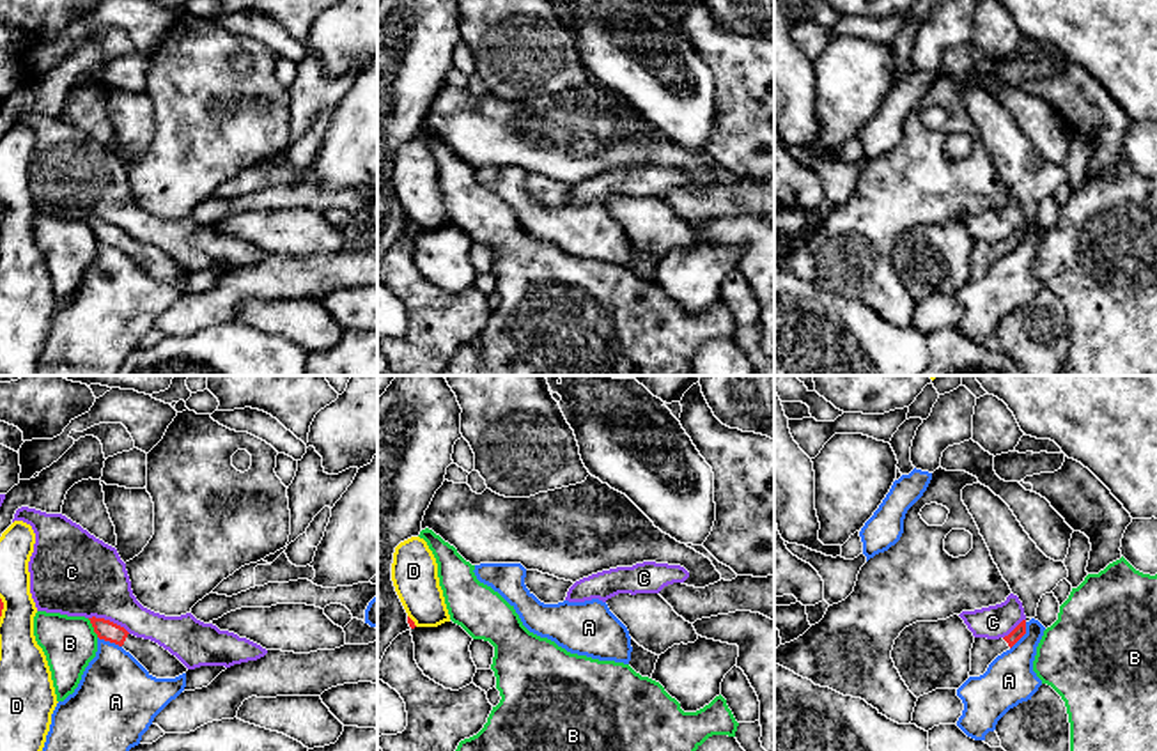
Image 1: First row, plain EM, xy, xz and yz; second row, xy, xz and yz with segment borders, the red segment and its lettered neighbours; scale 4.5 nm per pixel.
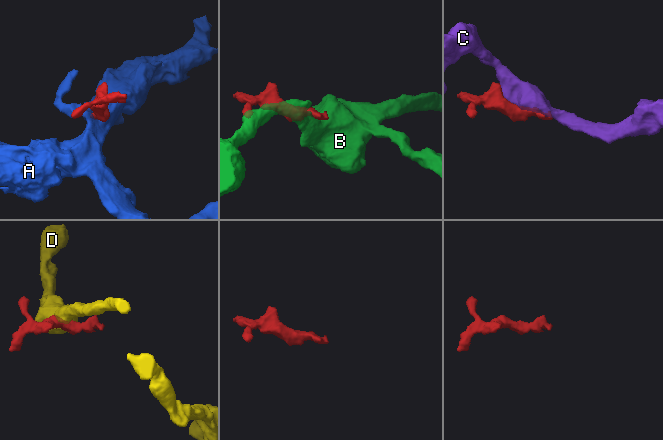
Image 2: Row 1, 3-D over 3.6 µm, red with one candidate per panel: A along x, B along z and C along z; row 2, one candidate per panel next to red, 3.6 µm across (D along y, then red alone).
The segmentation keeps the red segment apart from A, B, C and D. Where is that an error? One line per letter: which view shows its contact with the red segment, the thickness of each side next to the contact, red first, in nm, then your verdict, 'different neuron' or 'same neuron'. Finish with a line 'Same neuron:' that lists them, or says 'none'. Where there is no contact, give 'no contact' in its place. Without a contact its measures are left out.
A: contact in yz; calibres 60 and 220 nm; different neuron
B: contact in xy; calibres 90 and 240 nm; different neuron
C: contact in xy; calibres 90 and 380 nm; different neuron
D: contact in xy; calibres 20 and 200 nm; different neuron
Same neuron: none

